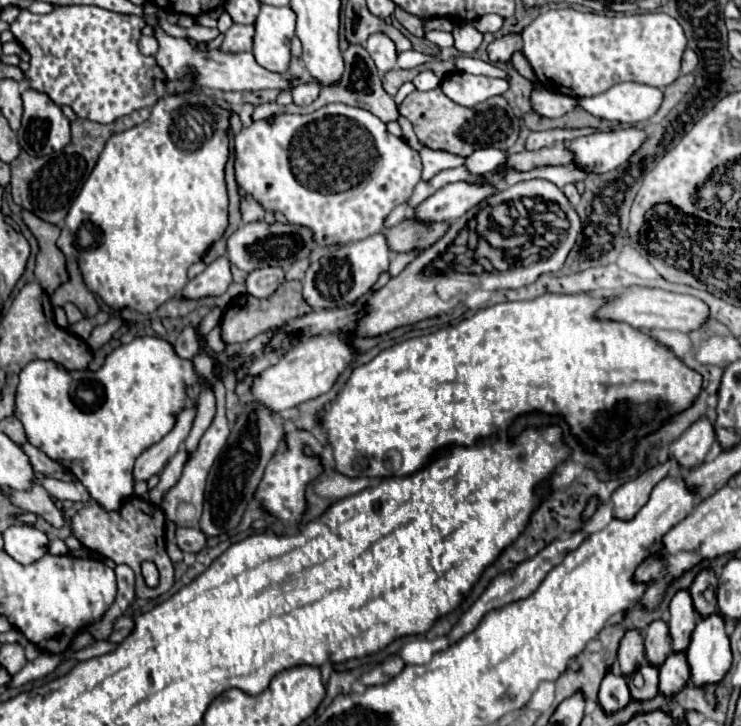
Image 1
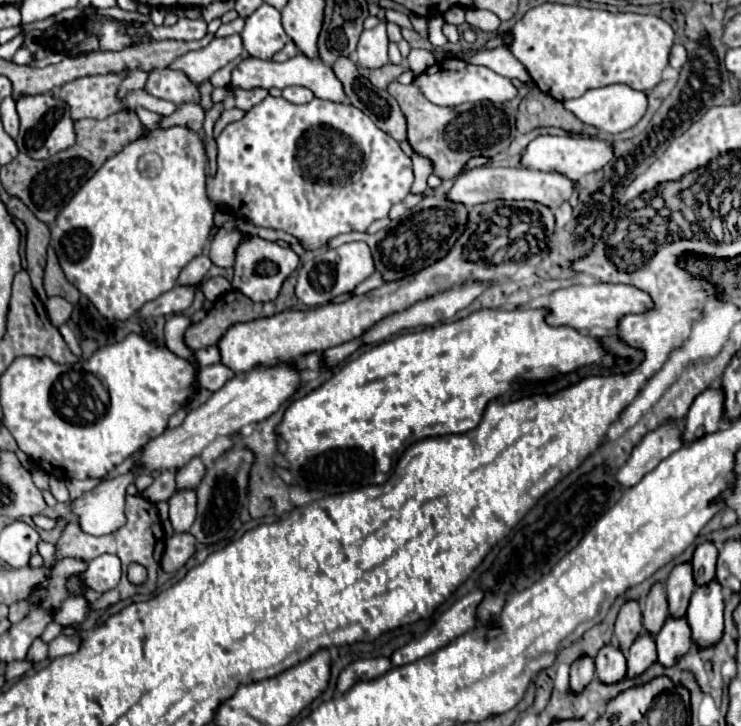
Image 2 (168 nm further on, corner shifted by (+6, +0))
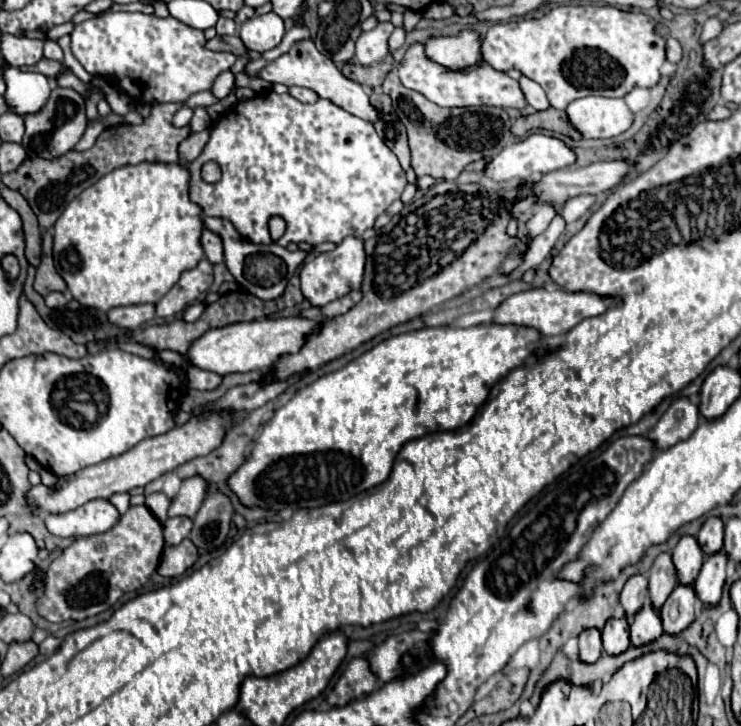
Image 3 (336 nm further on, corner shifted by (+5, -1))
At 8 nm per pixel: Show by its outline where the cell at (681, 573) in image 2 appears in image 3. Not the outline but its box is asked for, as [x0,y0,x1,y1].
[673,535,703,585]

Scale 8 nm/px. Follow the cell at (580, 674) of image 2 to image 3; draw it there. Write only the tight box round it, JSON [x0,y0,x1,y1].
[579,629,603,663]

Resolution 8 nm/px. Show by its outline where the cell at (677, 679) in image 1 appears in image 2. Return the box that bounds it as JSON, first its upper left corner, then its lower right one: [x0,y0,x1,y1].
[656,616,692,668]

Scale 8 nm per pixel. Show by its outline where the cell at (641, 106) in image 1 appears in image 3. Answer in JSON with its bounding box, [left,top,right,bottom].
[567,97,633,139]

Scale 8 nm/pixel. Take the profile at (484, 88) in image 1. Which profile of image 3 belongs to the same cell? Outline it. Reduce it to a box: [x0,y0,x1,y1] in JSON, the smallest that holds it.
[397,43,527,109]

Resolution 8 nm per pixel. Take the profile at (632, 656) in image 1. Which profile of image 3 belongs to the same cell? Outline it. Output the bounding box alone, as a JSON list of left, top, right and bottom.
[621,575,647,619]

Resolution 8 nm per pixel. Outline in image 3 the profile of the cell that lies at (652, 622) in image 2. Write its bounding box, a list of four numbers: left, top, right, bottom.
[647,553,677,609]

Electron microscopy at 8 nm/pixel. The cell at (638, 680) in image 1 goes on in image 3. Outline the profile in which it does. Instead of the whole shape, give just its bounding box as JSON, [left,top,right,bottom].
[629,601,663,645]

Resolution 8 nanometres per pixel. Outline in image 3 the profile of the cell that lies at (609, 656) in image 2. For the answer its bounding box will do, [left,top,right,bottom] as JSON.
[601,617,629,655]

